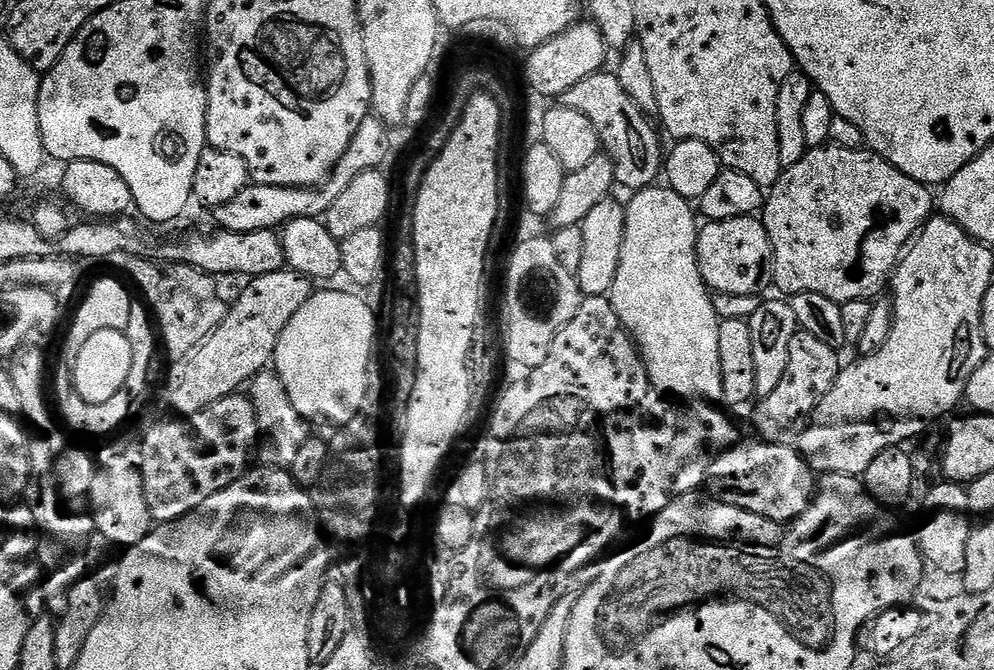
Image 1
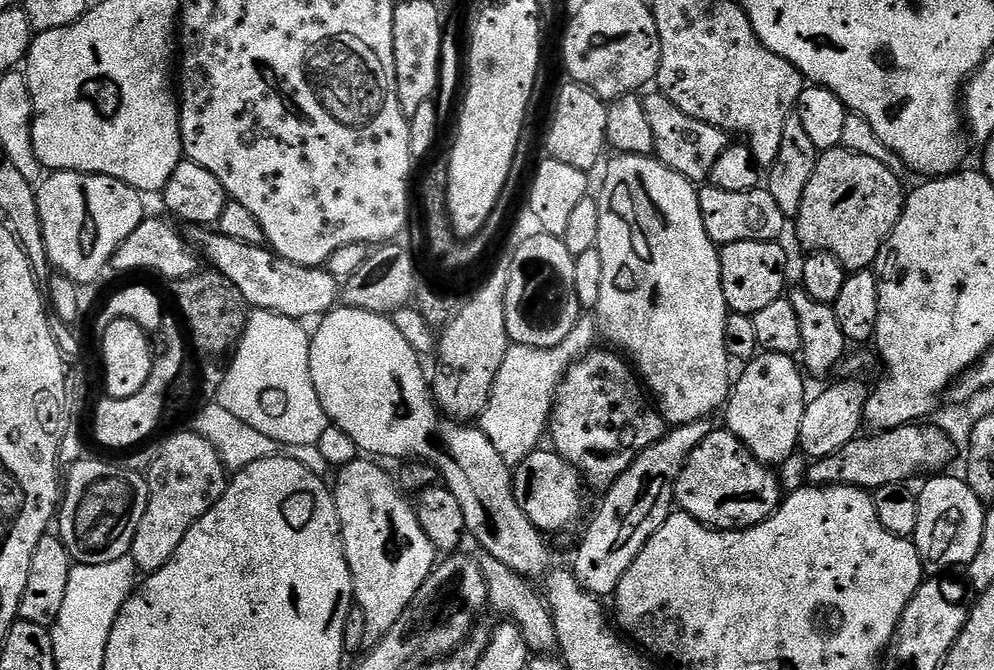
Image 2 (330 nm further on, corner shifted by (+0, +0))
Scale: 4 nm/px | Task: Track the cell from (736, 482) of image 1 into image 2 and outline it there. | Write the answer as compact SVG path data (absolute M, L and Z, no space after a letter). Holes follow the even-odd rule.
M714 430L690 454L676 480L674 493L679 511L693 516L699 524L722 532L753 528L770 519L782 503L780 480L773 469L761 464L733 432Z

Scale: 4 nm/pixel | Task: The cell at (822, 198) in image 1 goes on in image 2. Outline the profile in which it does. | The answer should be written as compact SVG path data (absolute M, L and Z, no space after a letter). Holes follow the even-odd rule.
M843 146L819 153L814 174L810 174L810 182L806 182L806 194L802 194L802 206L794 217L797 242L808 248L804 250L809 253L832 254L849 273L871 269L904 209L906 188L900 185L896 175L893 169L882 162L866 158L862 154L854 154Z

